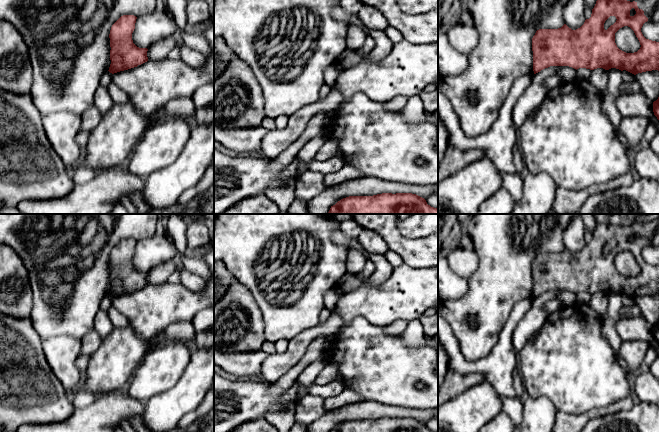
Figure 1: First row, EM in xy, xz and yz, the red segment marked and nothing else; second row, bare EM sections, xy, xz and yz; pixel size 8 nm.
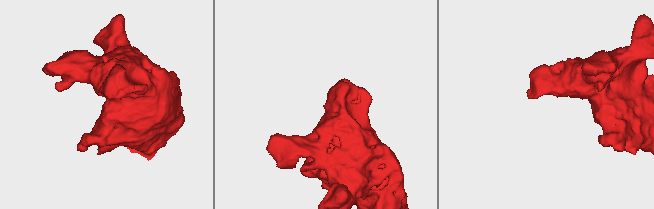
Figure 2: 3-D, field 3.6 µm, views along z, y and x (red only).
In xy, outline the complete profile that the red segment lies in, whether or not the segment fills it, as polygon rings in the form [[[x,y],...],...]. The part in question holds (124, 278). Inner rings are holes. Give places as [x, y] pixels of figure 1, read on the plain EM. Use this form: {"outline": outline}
{"outline": [[[123,239],[111,251],[109,258],[111,288],[108,295],[112,298],[148,285],[148,273],[137,271],[132,264],[136,243],[134,239]]]}

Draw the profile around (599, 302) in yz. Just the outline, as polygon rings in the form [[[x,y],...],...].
[[[603,292],[592,294],[589,306],[591,306],[595,311],[600,313],[605,318],[608,308],[607,294]]]

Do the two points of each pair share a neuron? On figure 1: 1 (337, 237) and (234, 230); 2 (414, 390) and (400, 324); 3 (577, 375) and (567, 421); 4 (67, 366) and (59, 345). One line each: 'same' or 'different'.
1: different
2: different
3: different
4: same

